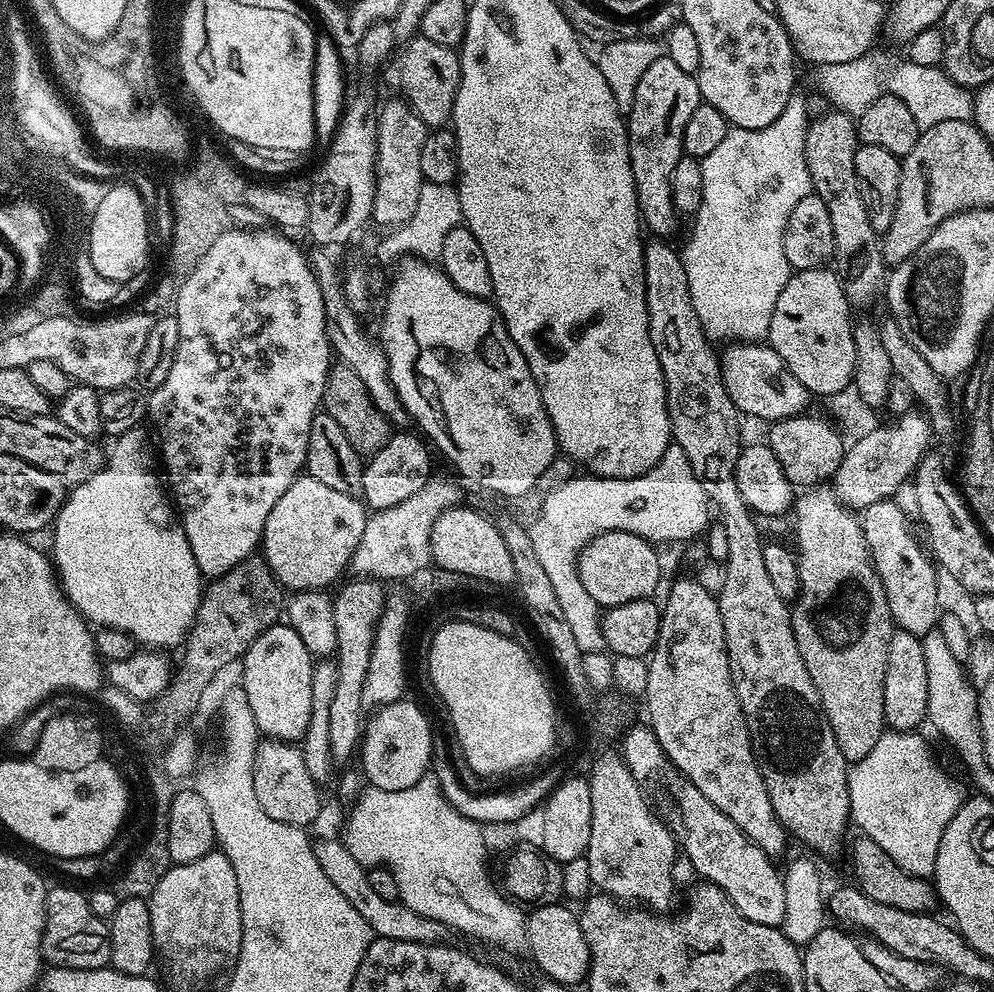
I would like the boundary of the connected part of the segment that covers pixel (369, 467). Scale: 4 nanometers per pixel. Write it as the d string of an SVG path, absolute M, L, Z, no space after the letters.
M408 430L397 431L388 439L386 446L382 446L382 450L367 457L362 474L362 500L369 509L381 512L390 506L398 506L398 502L406 502L406 498L418 494L418 490L422 490L433 475L433 453L429 445L419 435L411 436L404 431Z

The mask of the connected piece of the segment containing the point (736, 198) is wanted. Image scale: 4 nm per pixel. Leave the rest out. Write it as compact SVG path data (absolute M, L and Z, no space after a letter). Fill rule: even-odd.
M794 98L786 106L786 110L782 110L782 114L778 114L778 118L774 118L774 122L770 122L770 126L762 126L758 130L732 128L726 134L726 138L722 138L722 143L712 153L706 154L704 160L700 161L702 172L701 204L694 215L696 225L692 228L692 237L685 242L684 248L682 247L682 259L694 314L698 314L698 322L702 326L702 330L713 342L719 342L719 340L724 340L723 342L764 342L768 339L770 314L774 314L774 302L778 302L778 294L782 294L782 286L786 286L788 277L794 271L786 262L786 253L782 250L782 234L786 230L786 218L790 218L794 205L801 198L813 195L810 170L806 170L806 158L804 157L806 150L805 131L804 104L800 98Z

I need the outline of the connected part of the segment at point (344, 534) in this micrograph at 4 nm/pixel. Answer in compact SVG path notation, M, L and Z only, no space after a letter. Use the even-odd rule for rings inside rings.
M301 475L290 490L278 498L266 518L263 560L276 576L277 583L292 592L331 589L331 584L349 567L368 517L365 505L357 497L342 494L342 490L325 486L310 475Z

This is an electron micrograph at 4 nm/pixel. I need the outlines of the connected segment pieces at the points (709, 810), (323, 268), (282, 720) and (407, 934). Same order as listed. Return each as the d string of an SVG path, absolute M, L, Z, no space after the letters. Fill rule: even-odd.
M673 775L668 784L668 792L672 795L672 804L676 807L676 816L680 819L678 836L682 841L682 852L688 855L692 868L701 881L717 884L734 902L734 906L750 922L758 922L762 926L780 928L786 918L786 890L781 869L775 868L773 857L763 852L714 802L706 799L706 794L698 790L683 776Z
M316 251L320 252L311 253L310 263L314 278L318 282L318 290L322 292L328 343L333 353L338 357L339 363L350 366L350 370L354 370L354 374L358 374L358 378L362 378L362 383L366 386L374 406L385 418L391 420L393 425L396 426L407 425L410 417L407 410L402 406L402 402L388 377L388 363L383 348L373 337L372 340L368 337L367 330L360 325L361 319L347 305L343 294L342 274L340 270L336 270L336 264L332 261L331 254L328 253L331 251Z
M277 622L267 629L248 648L242 657L244 679L242 685L250 702L250 711L254 714L257 730L269 740L303 741L306 726L310 726L310 678L314 657L306 650L302 638L294 634L287 622Z
M343 839L316 840L314 854L318 858L318 866L322 866L324 873L346 894L350 906L366 918L366 926L370 926L373 937L382 940L394 940L404 942L418 942L419 944L439 944L449 935L450 930L442 922L434 922L434 918L422 918L422 914L414 914L410 906L400 903L399 900L387 900L382 898L370 886L368 869L344 844Z

